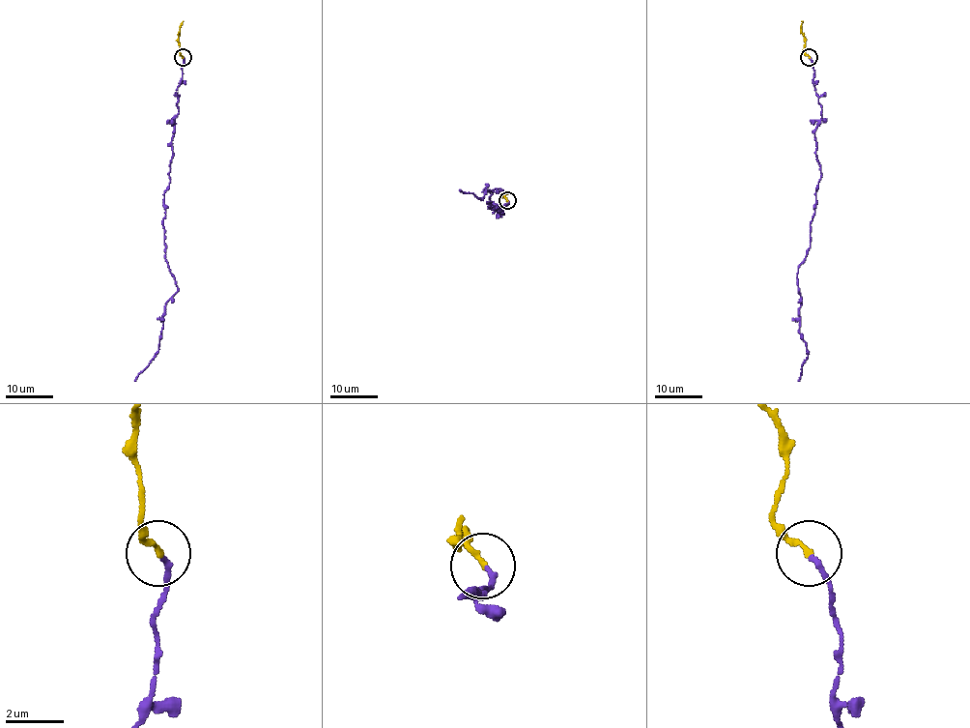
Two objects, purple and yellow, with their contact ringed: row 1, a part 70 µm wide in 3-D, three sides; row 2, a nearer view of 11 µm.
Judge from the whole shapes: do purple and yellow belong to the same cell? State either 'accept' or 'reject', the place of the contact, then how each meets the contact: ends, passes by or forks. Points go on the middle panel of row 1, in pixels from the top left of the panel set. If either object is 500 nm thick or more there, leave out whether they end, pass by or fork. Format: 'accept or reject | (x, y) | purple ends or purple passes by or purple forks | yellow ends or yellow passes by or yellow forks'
accept | (507, 200) | purple ends | yellow ends

